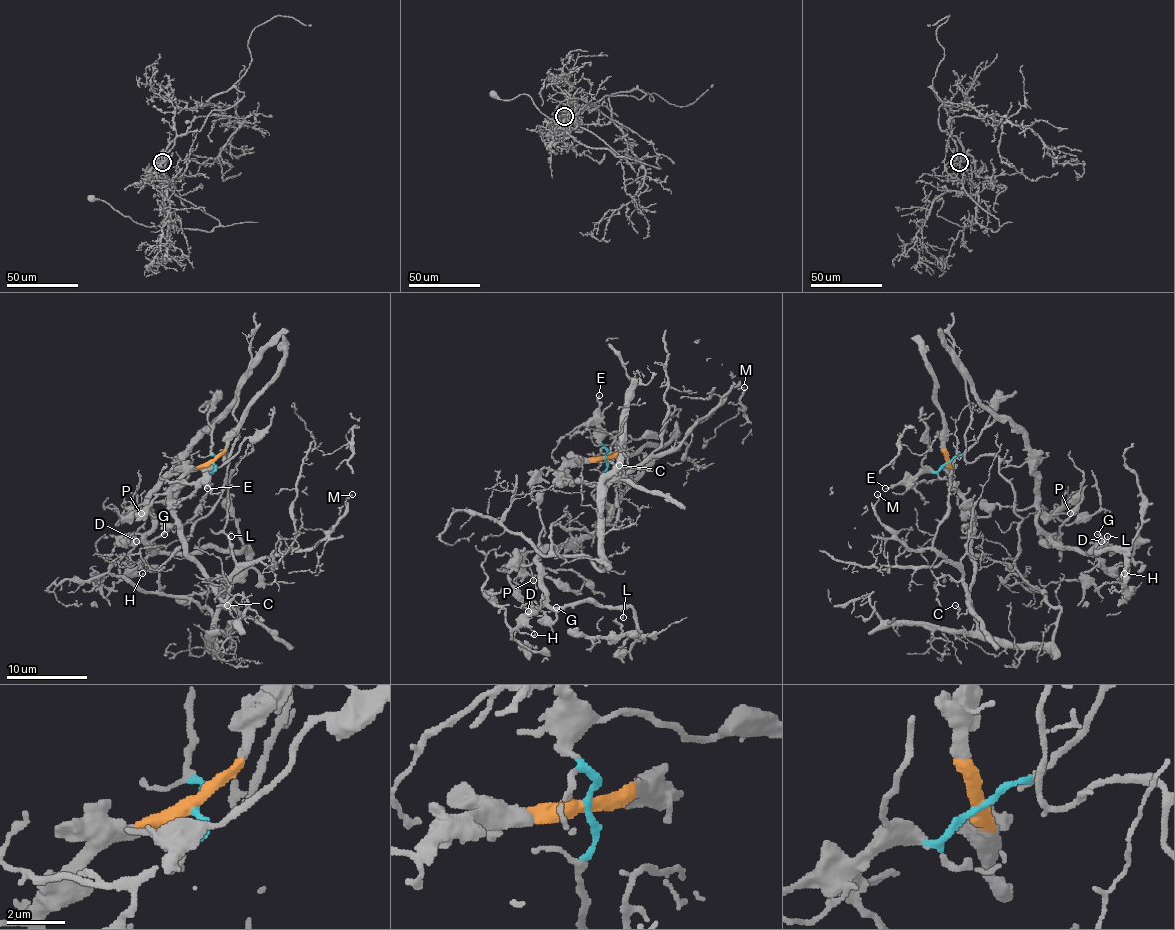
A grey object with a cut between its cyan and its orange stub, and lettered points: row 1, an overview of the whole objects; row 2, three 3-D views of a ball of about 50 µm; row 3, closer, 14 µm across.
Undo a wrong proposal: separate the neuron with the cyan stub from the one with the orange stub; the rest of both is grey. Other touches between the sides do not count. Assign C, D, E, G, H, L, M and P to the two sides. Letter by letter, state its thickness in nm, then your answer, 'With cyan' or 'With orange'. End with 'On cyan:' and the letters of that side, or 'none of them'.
C: Thickness 100 nm. With orange
D: Thickness 140 nm. With cyan
E: Thickness 130 nm. With cyan
G: Thickness 120 nm. With cyan
H: Thickness 130 nm. With cyan
L: Thickness 100 nm. With cyan
M: Thickness 110 nm. With orange
P: Thickness 120 nm. With cyan
On cyan: D, E, G, H, L, P

